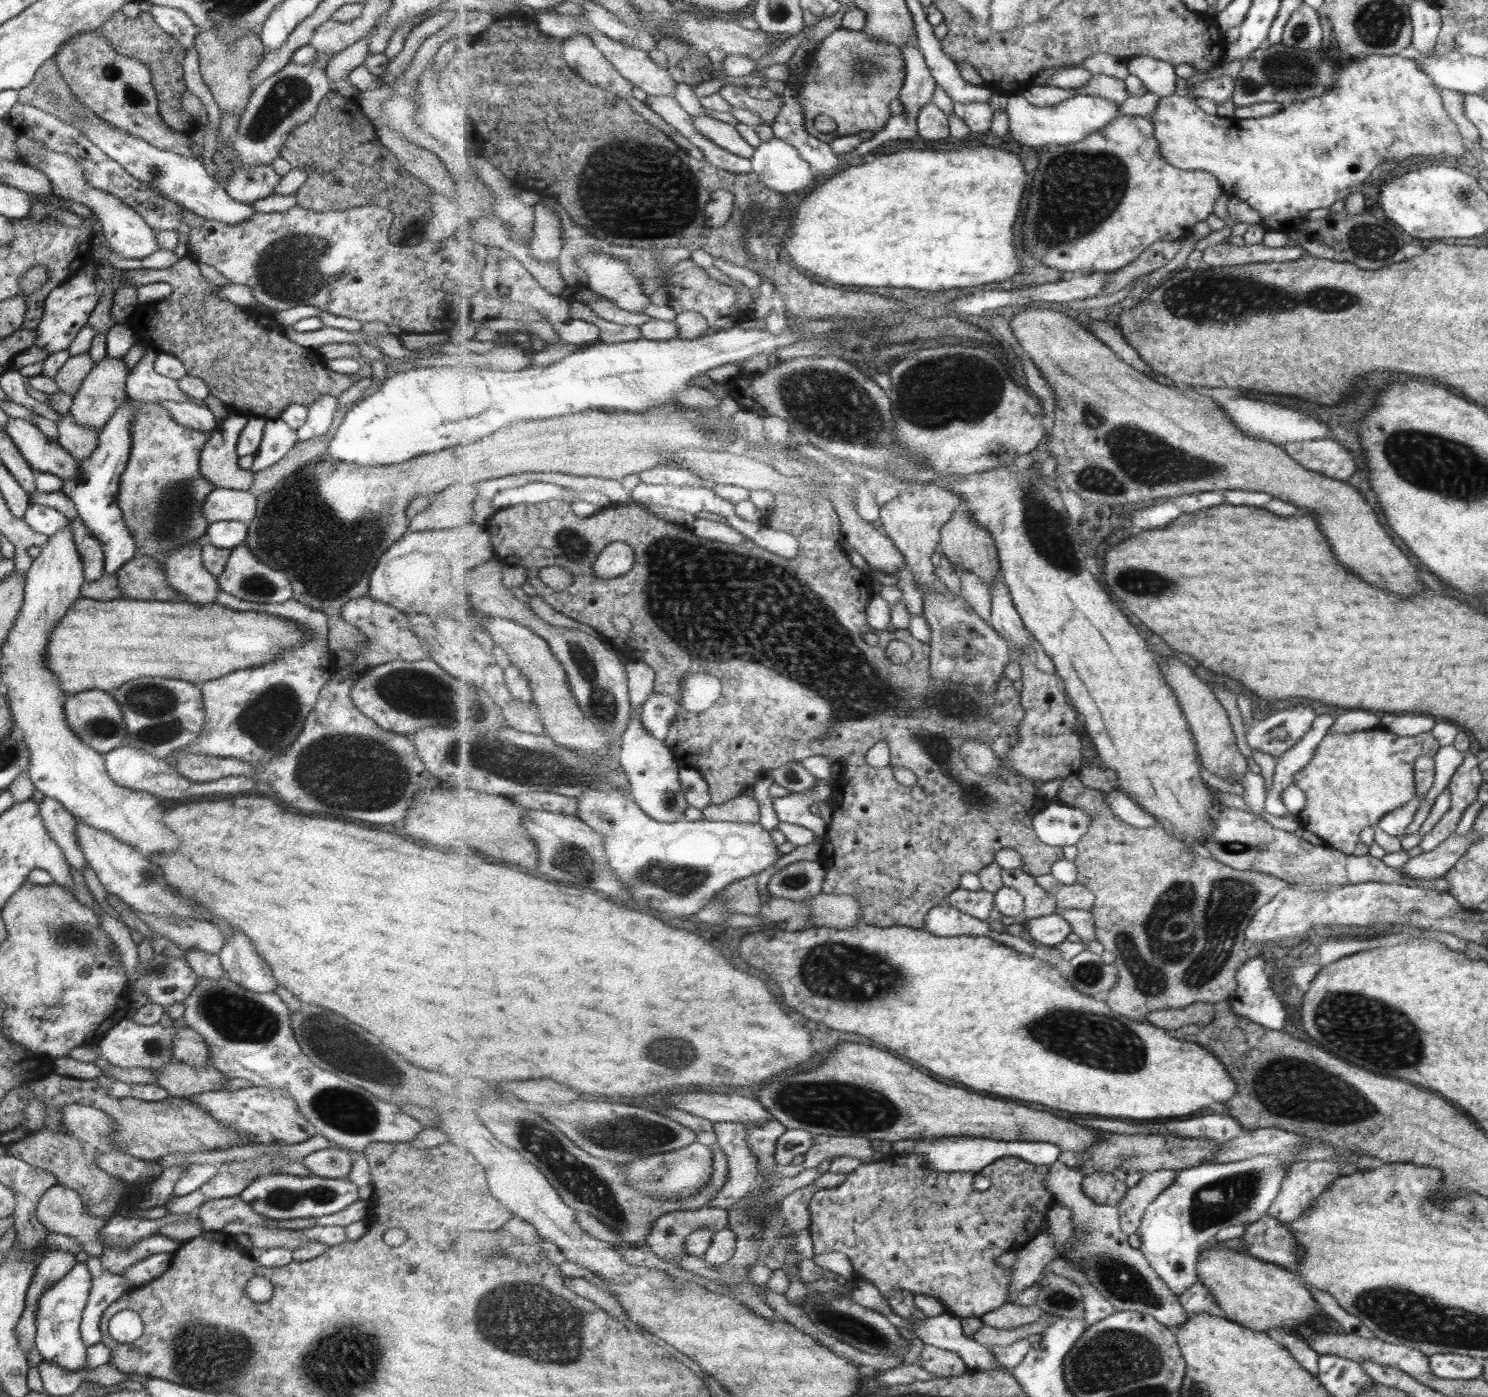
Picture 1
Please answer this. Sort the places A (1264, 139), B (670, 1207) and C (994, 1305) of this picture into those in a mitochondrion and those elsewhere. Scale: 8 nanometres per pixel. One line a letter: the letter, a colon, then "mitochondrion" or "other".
A: other
B: other
C: other

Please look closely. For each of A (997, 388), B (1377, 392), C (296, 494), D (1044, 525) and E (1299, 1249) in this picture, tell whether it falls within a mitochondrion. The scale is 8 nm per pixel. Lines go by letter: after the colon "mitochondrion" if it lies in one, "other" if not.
A: mitochondrion
B: other
C: mitochondrion
D: mitochondrion
E: other

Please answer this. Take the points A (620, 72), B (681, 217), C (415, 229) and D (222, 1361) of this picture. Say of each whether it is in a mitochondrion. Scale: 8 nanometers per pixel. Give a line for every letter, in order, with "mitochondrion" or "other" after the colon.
A: other
B: mitochondrion
C: other
D: mitochondrion

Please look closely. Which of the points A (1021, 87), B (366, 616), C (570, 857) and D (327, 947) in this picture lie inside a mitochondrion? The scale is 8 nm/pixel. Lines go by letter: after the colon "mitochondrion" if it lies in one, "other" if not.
A: other
B: other
C: mitochondrion
D: other

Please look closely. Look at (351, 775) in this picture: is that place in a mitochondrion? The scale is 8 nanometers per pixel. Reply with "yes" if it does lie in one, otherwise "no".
yes

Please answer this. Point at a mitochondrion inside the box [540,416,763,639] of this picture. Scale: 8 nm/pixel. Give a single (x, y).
(572, 544)

